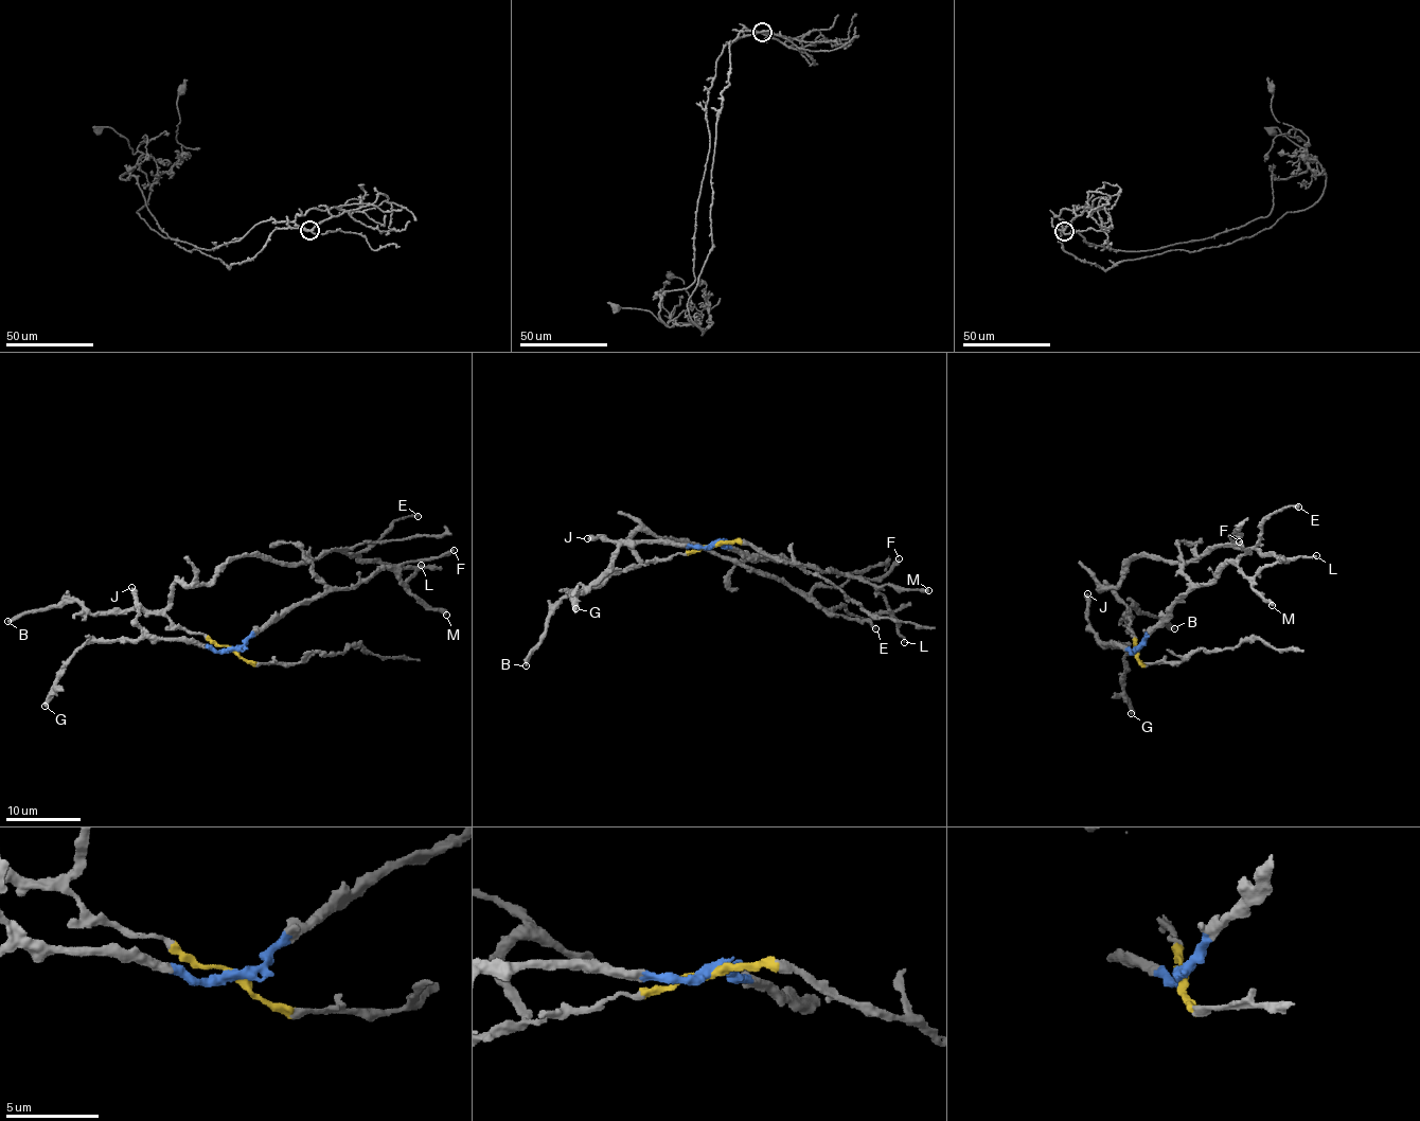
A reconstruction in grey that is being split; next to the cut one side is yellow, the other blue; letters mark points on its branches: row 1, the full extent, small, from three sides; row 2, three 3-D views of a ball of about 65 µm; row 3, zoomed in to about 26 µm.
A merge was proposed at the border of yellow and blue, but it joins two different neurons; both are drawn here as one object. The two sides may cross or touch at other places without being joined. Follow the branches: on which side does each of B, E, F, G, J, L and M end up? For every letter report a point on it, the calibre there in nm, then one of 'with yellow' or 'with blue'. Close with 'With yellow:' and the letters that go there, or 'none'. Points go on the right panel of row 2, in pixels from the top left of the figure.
B: (1174, 628) | 360 nm | with yellow
E: (1298, 506) | 360 nm | with yellow
F: (1239, 541) | 280 nm | with blue
G: (1131, 713) | 440 nm | with blue
J: (1087, 593) | 440 nm | with blue
L: (1316, 555) | 180 nm | with blue
M: (1272, 605) | 440 nm | with blue
With yellow: B, E

